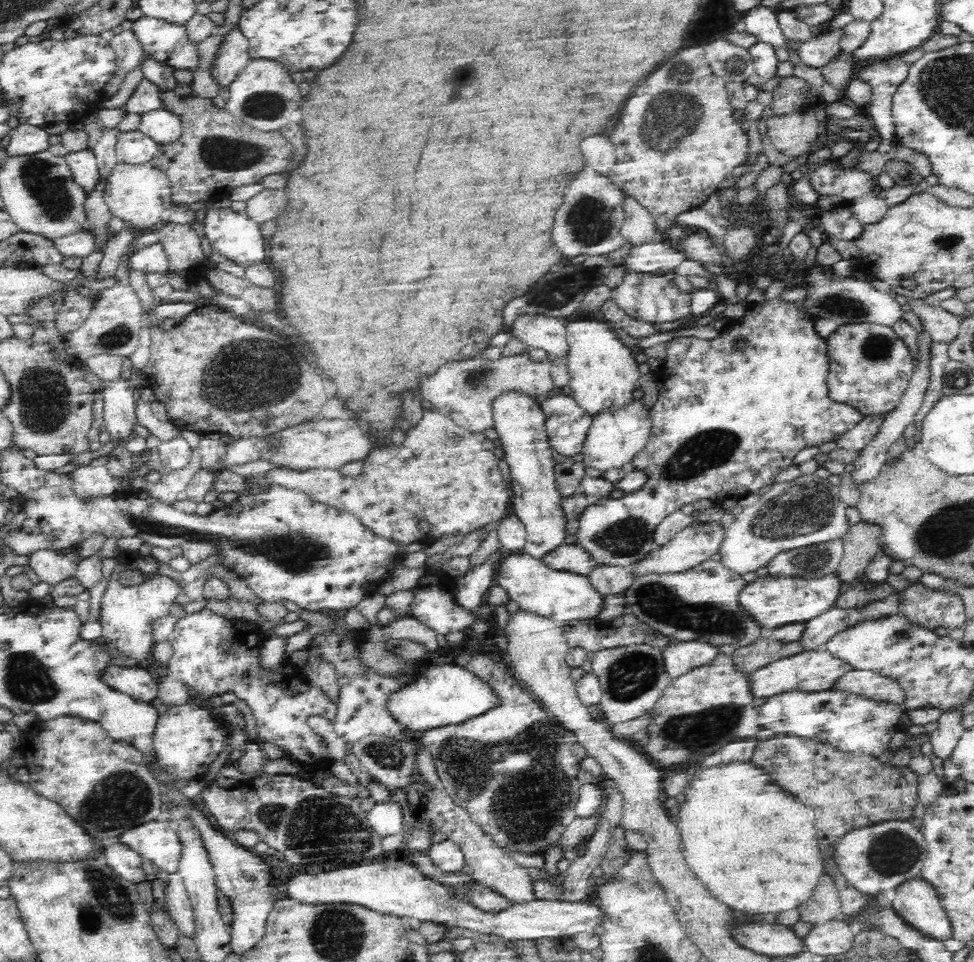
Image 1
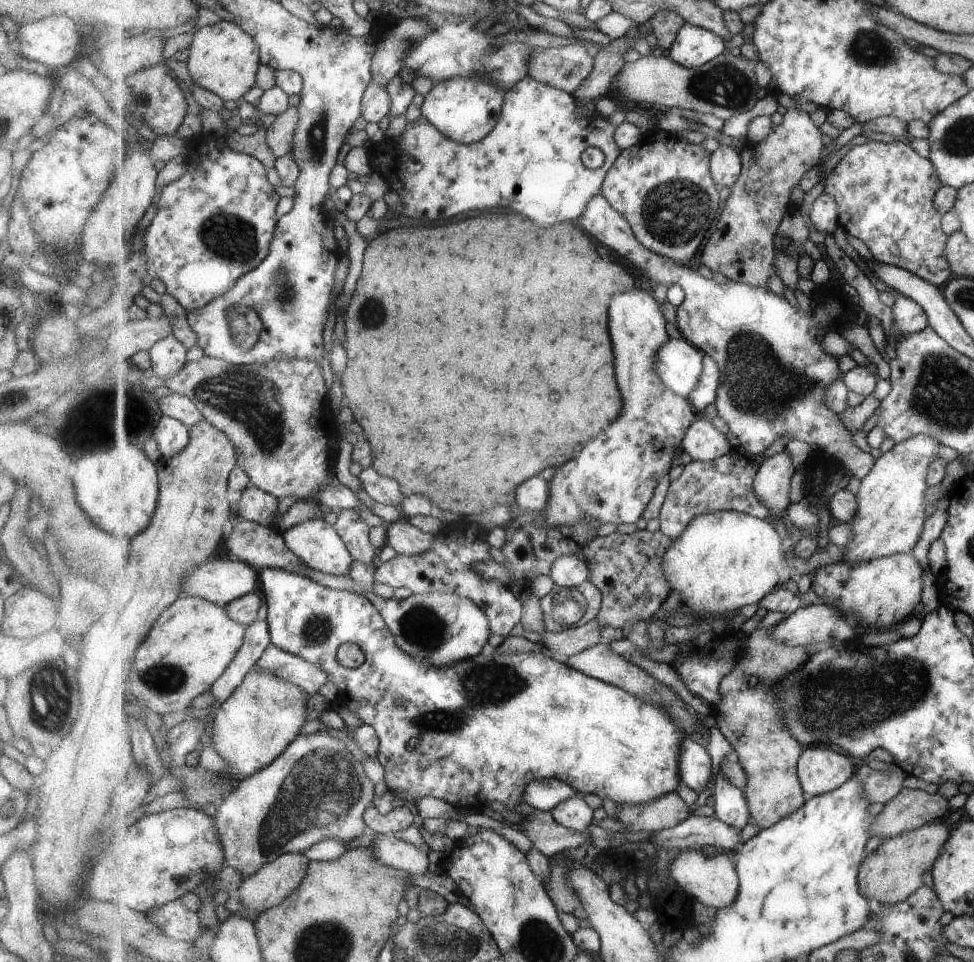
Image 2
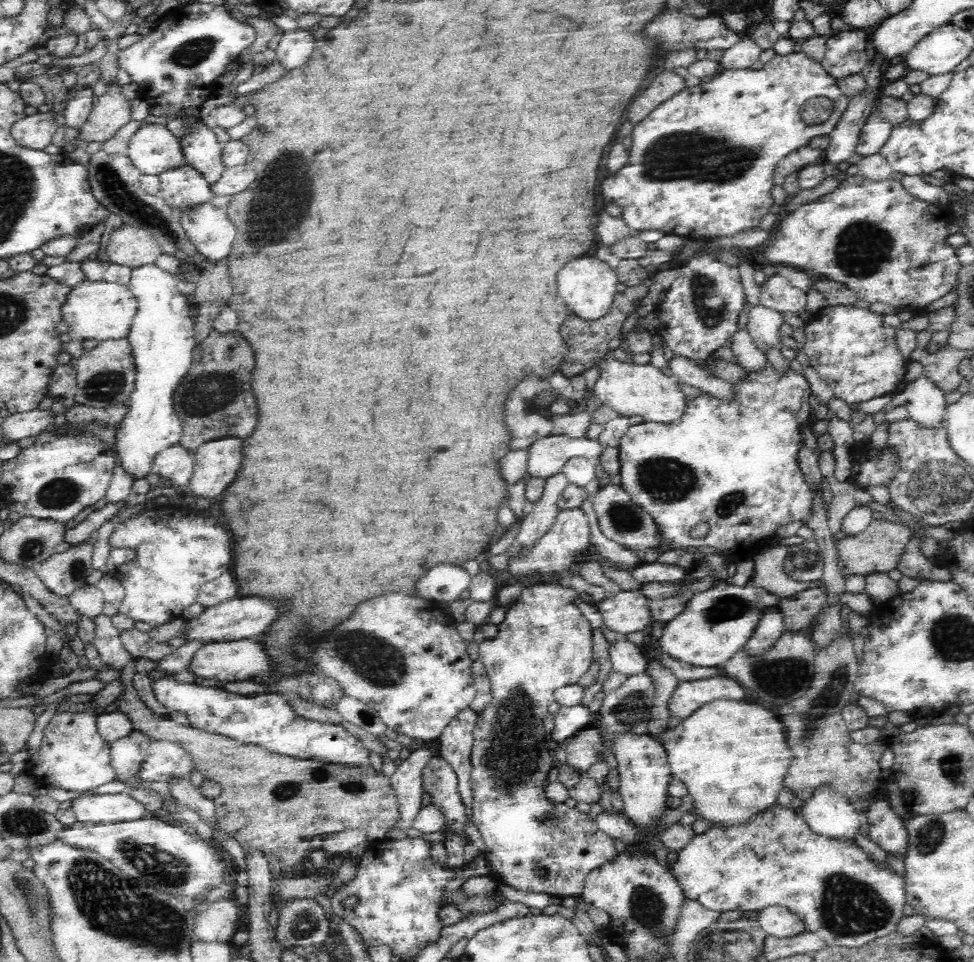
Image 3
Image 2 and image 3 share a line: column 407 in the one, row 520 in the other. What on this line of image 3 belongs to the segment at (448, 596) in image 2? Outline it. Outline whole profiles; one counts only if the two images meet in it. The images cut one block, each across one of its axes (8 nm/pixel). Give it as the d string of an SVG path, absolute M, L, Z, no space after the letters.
M608 483L601 487L592 499L598 523L606 538L622 544L627 550L640 557L641 564L654 563L663 554L656 548L659 544L659 532L656 532L654 520L648 512L628 498L626 491L619 485Z

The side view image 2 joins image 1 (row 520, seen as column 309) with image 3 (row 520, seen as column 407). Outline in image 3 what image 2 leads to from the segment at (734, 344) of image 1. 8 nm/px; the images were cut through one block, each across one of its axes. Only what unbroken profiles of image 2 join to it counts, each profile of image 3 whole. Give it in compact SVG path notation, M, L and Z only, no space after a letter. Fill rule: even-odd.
M766 360L764 368L758 372L750 372L742 382L736 384L730 383L730 396L722 398L720 396L712 396L708 392L703 392L700 396L692 398L684 396L686 406L682 410L682 416L678 420L670 422L642 422L636 425L630 425L626 432L622 434L622 438L618 440L618 460L620 463L621 483L620 487L626 491L628 498L632 499L636 504L650 514L656 525L656 532L659 532L659 552L667 552L668 548L683 549L700 548L708 546L716 549L718 552L727 551L735 561L743 557L751 556L753 552L764 548L777 535L777 530L789 523L803 521L809 516L809 508L812 504L812 491L810 485L806 482L806 477L802 472L800 460L801 450L806 447L804 438L802 438L802 428L800 426L811 426L810 424L810 402L808 398L812 396L810 384L806 377L797 374L790 369L786 374L780 375L772 364ZM699 523L708 523L710 531L704 538L693 538L691 536L692 528Z

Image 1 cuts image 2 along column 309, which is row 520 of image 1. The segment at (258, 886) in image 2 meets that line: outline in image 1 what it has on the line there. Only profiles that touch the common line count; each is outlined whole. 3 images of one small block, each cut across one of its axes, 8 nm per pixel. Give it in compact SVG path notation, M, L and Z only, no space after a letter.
M860 519L842 538L844 558L837 566L838 577L842 583L851 584L856 582L861 575L865 575L866 566L883 548L880 535L882 535L880 525Z

